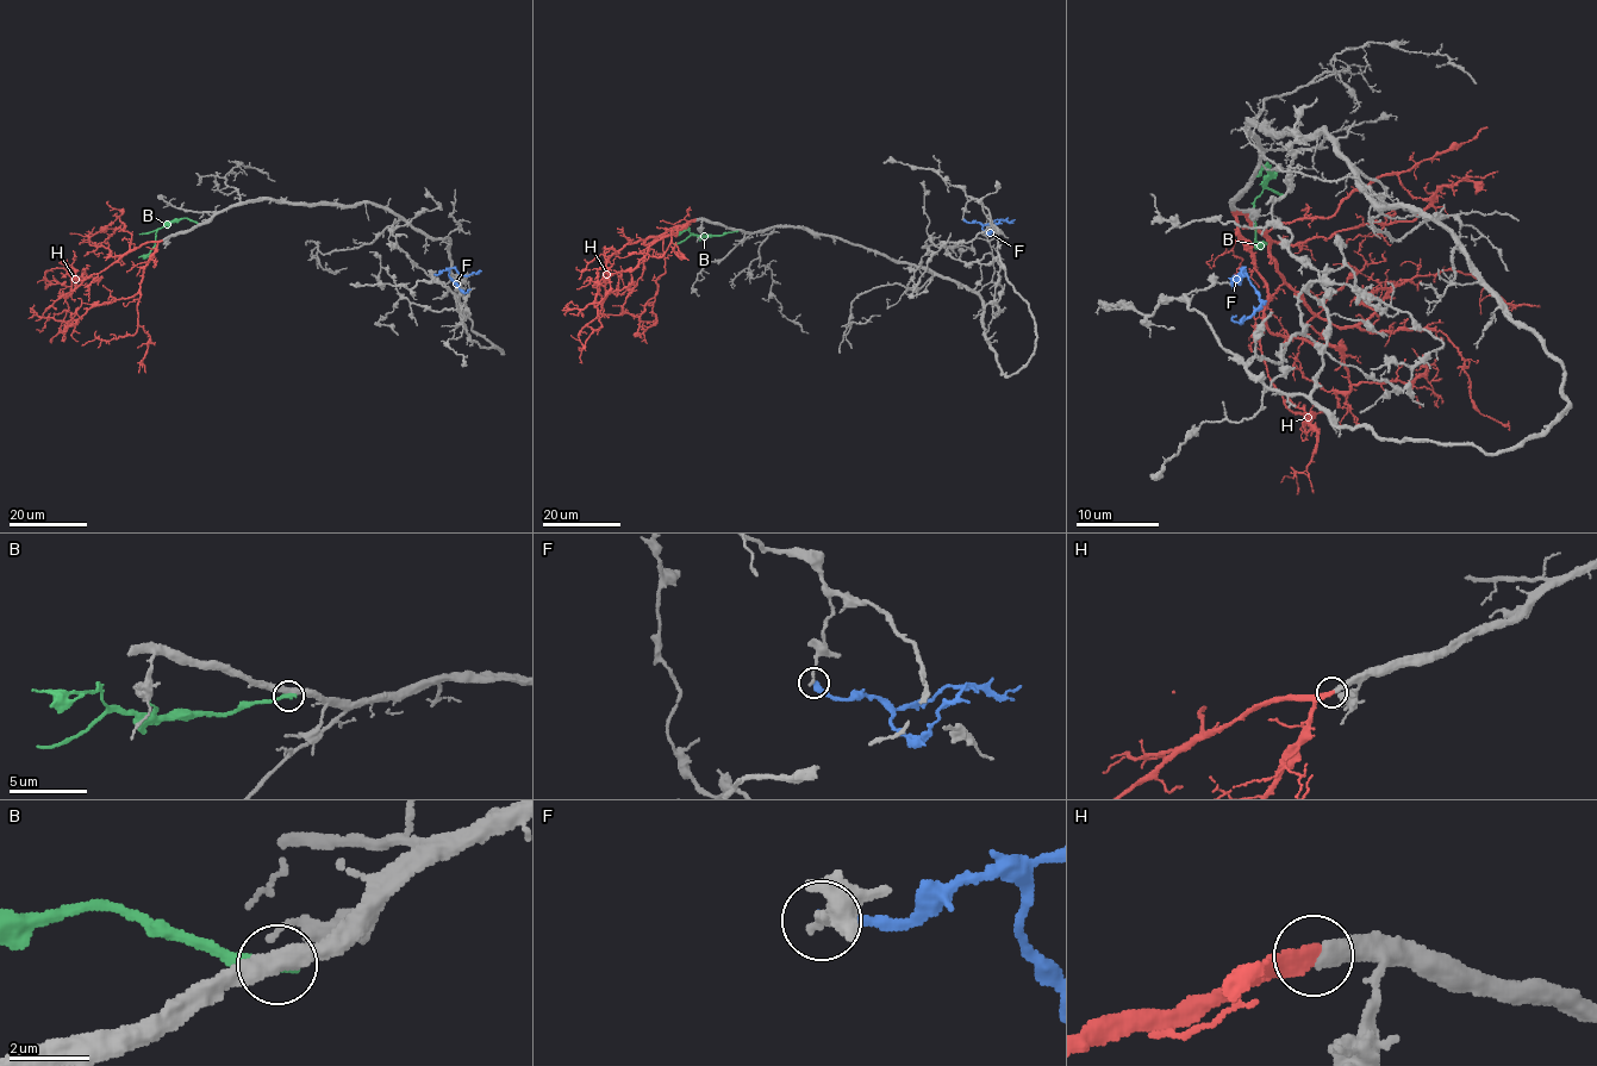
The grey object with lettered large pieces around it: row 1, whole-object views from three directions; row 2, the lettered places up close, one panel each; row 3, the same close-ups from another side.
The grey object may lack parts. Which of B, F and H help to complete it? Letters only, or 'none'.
H

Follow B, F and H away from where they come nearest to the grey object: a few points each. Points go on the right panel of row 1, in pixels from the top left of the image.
B: (1256, 174), (1267, 164), (1265, 187), (1253, 204), (1254, 247)
F: (1231, 282), (1240, 282), (1237, 276), (1245, 274), (1260, 303), (1240, 322), (1234, 319), (1236, 316)
H: (1234, 210), (1267, 238), (1298, 297), (1337, 326), (1362, 324), (1396, 286), (1443, 270), (1539, 307)

